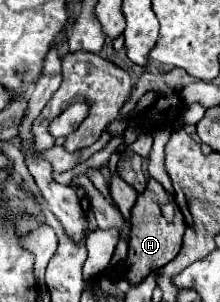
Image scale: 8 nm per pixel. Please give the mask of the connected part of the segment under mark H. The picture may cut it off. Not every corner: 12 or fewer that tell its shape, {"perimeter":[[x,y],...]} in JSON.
{"perimeter":[[154,179],[132,207],[124,277],[130,285],[172,261],[184,217],[164,219],[174,197]]}

